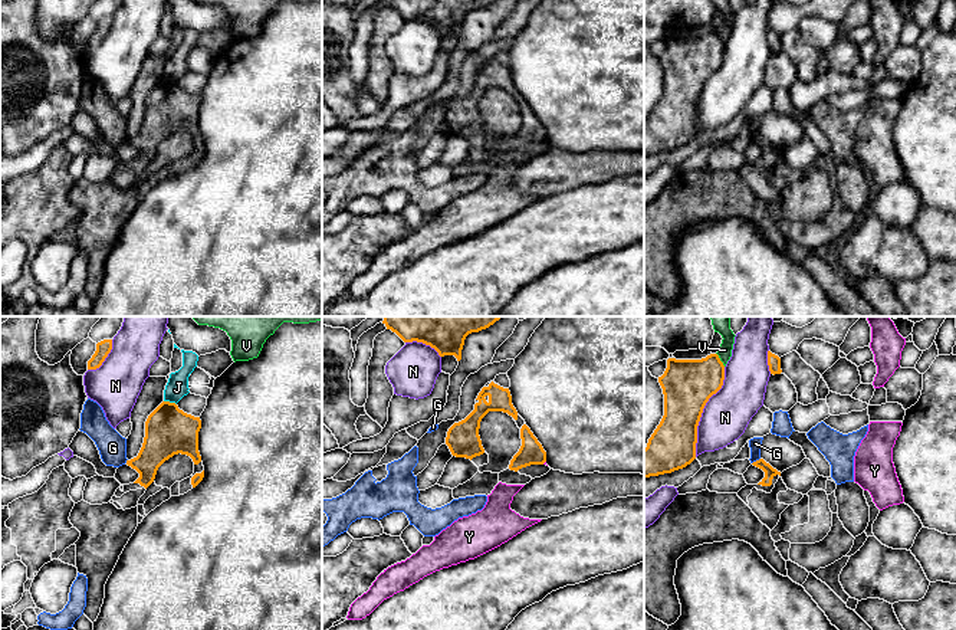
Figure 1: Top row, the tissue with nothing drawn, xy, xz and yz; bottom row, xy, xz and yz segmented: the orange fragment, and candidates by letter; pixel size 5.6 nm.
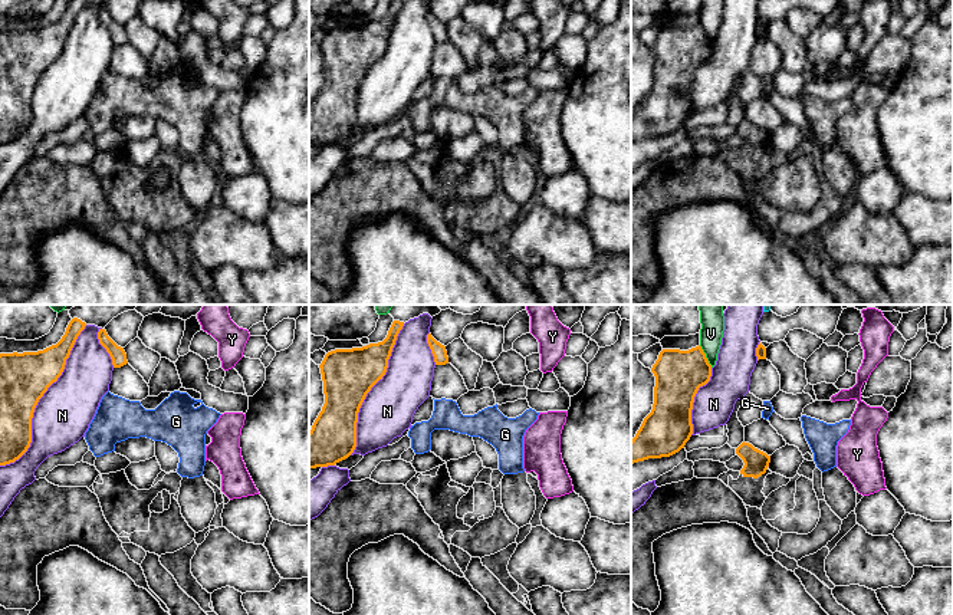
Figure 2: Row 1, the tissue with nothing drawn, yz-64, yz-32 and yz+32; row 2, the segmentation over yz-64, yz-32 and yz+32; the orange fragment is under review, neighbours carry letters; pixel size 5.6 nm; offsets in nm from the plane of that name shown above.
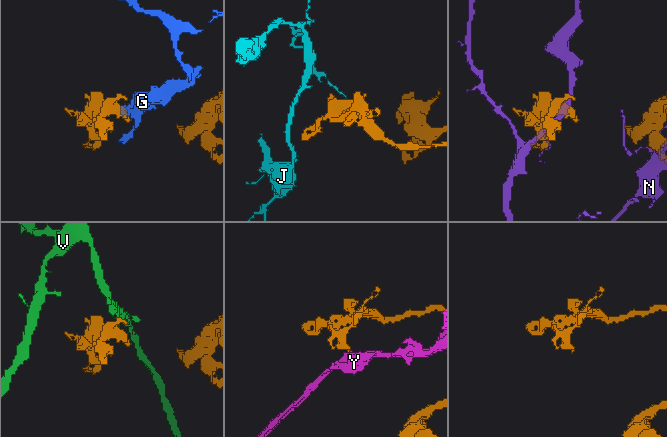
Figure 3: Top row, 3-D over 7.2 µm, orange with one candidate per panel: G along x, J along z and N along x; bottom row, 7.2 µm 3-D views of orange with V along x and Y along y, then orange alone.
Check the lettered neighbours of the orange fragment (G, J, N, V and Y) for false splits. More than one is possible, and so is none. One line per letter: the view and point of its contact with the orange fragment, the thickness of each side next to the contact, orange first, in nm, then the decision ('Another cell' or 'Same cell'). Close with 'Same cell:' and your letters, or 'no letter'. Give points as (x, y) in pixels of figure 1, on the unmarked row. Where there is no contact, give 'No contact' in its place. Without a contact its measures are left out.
G: Touches orange at yz (756, 138). Thickness 60 nm (orange) against 70 nm. Another cell
J: Touches orange at xy (168, 79). Thickness 280 nm (orange) against 120 nm. Another cell
N: Touches orange at yz (702, 89). Thickness 280 nm (orange) against 260 nm. Another cell
V: Touches orange at yz (719, 38). Thickness 280 nm (orange) against 80 nm. Another cell
Y: Touches orange at xz (544, 140). Thickness 140 nm (orange) against 20 nm. Another cell
Same cell: no letter

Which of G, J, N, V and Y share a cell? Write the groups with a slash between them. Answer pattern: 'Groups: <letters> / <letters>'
Groups: G / J / N / V / Y

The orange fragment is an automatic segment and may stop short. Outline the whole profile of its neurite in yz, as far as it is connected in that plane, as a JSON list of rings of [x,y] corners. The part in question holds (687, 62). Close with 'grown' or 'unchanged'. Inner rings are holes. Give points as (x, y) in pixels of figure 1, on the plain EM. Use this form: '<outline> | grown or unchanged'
[[[717,32],[702,37],[667,37],[667,46],[658,60],[664,72],[664,93],[644,127],[644,155],[671,151],[696,137],[697,104],[709,76],[725,58],[725,43]]] | unchanged

